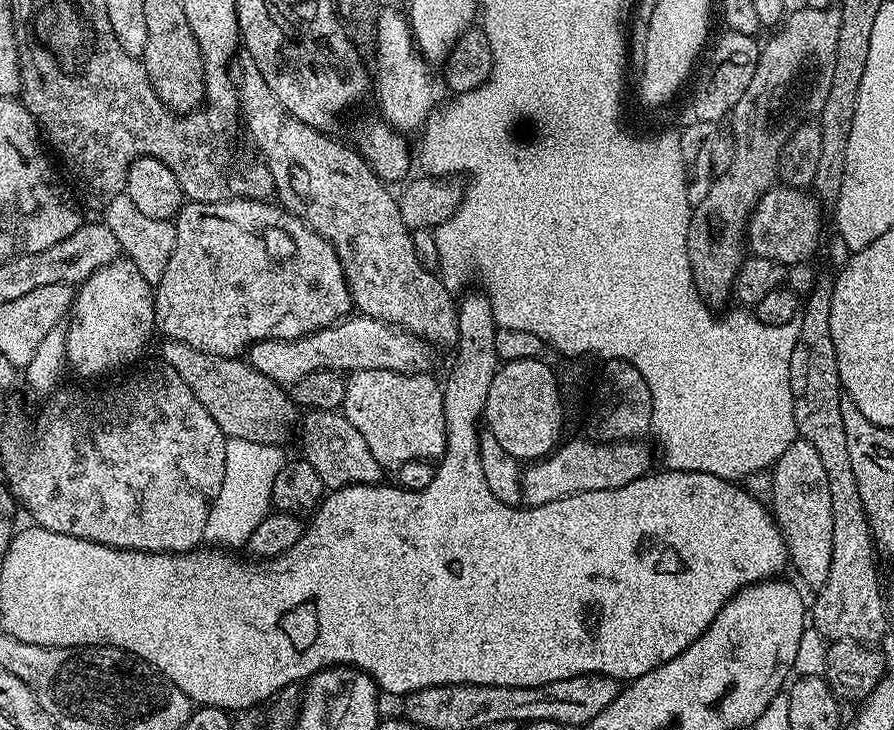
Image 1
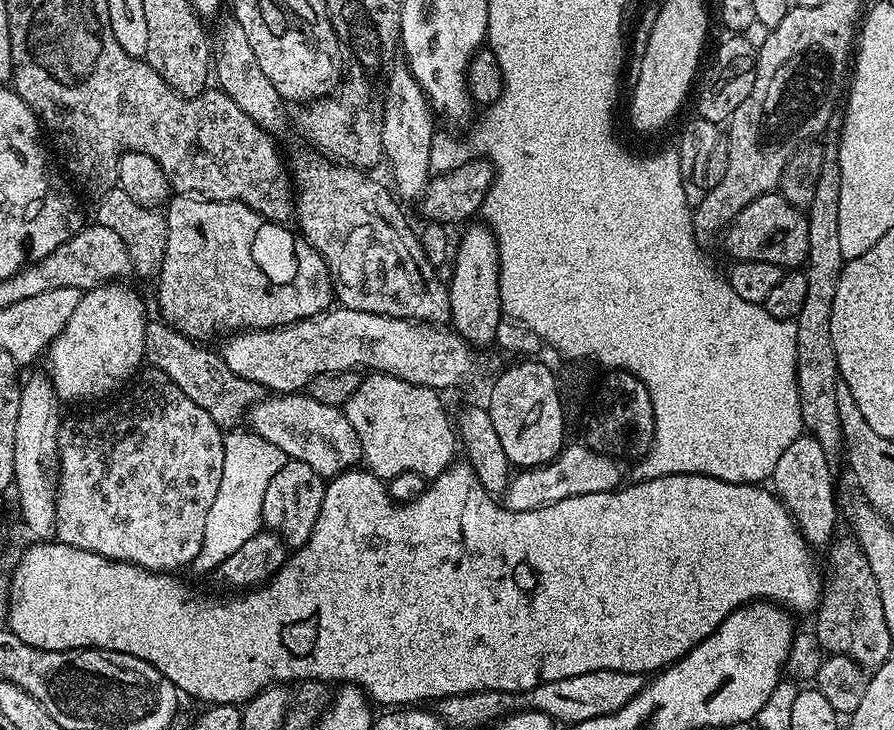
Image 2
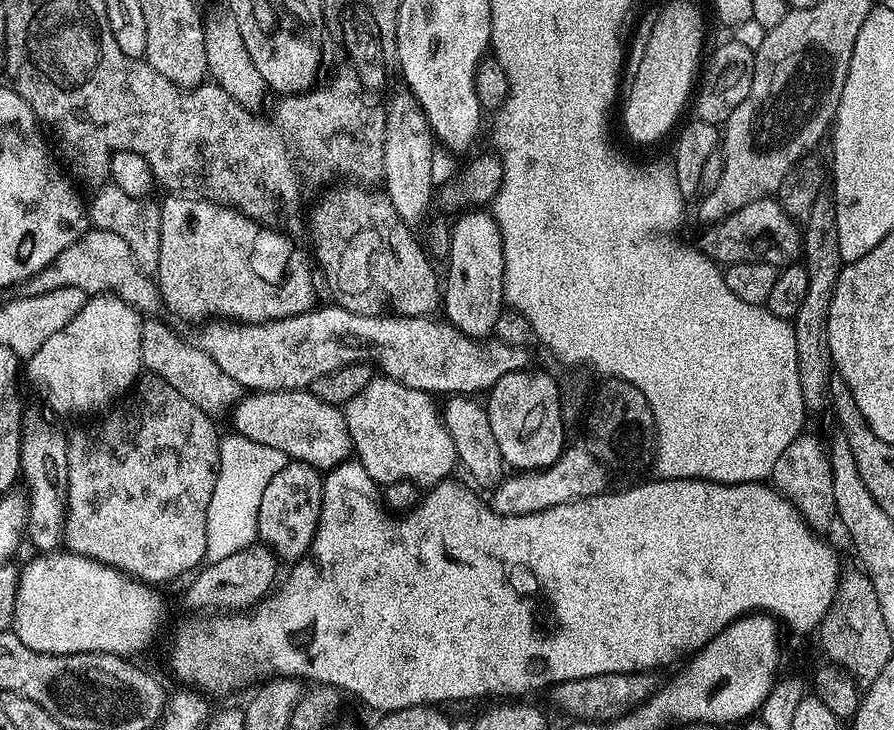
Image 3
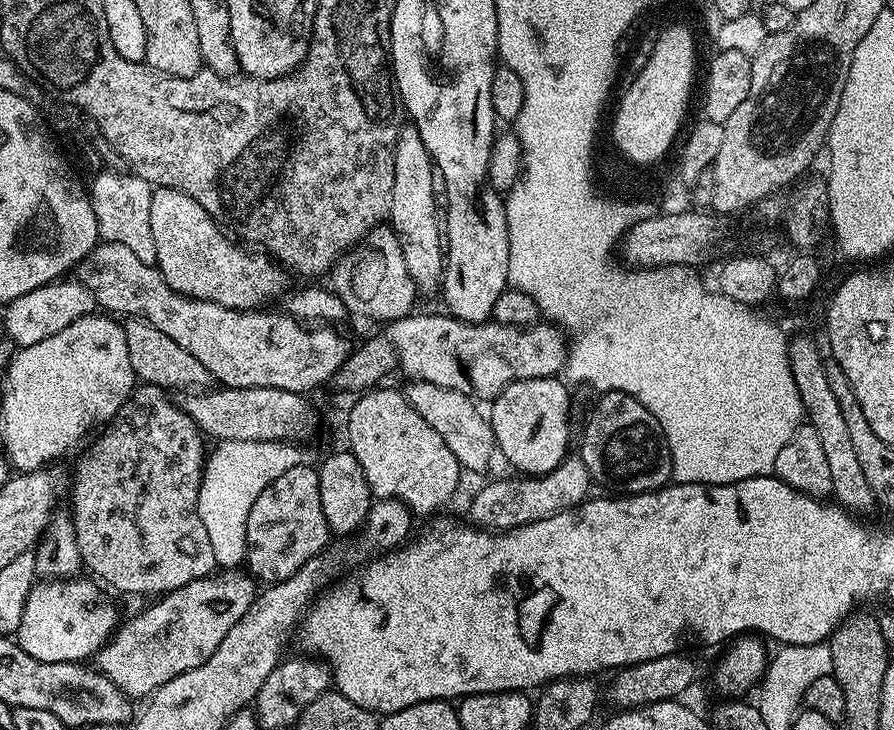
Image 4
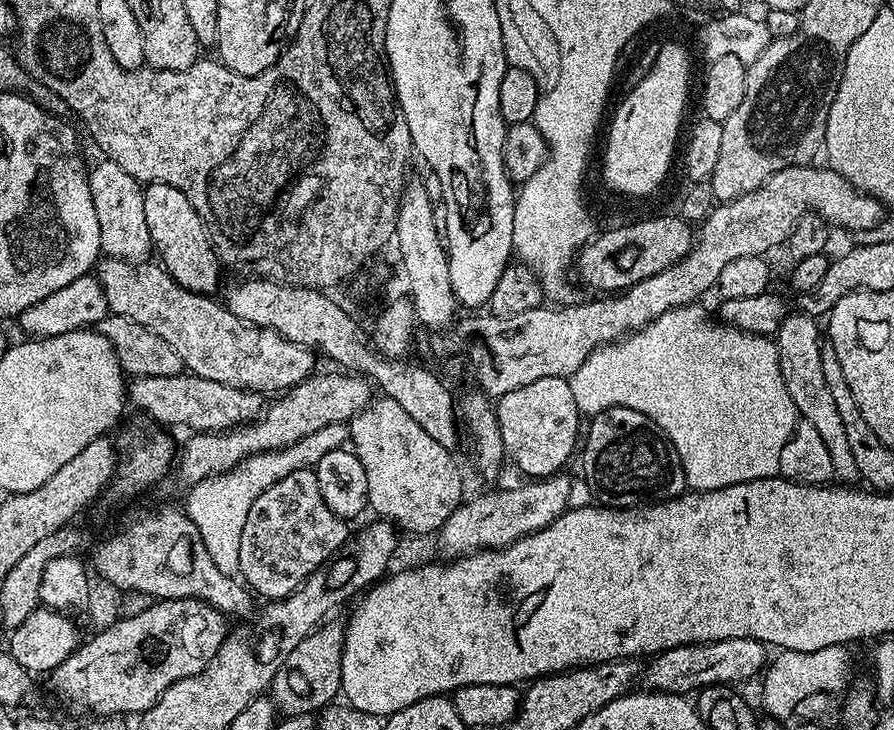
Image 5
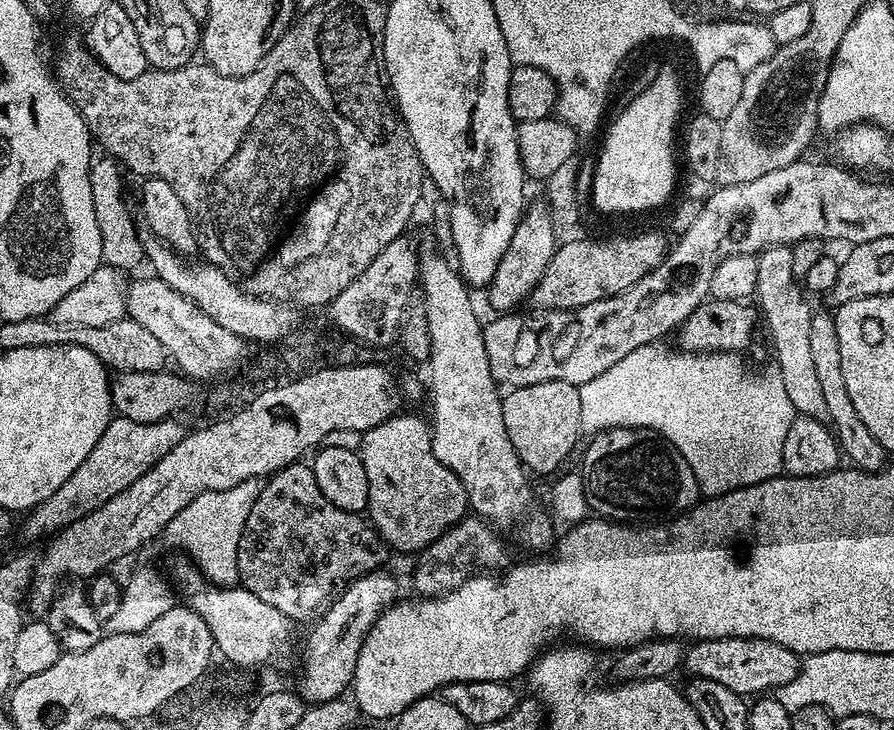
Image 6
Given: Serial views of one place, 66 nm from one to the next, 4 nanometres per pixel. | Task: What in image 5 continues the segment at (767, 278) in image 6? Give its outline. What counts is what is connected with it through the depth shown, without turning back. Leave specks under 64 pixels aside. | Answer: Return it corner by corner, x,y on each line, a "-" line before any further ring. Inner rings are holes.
790,314
775,329
774,339
782,378
786,382
786,390
794,402
800,420
810,422
814,430
822,438
826,450
830,454
832,475
841,485
852,486
861,479
858,462
854,462
854,453
850,450
850,441
846,439
846,429
842,427
842,414
838,414
838,406
830,395
830,386
826,386
826,377
822,371
821,337
816,337
817,321
811,316

